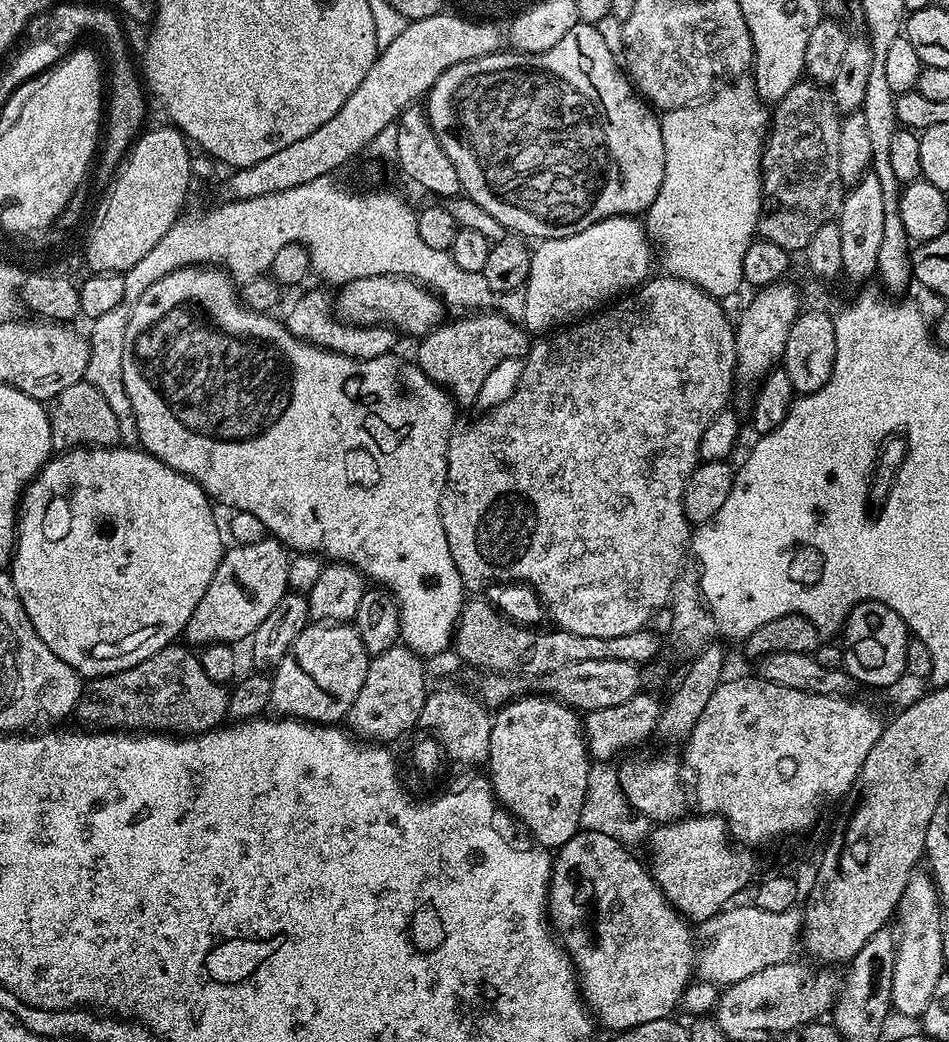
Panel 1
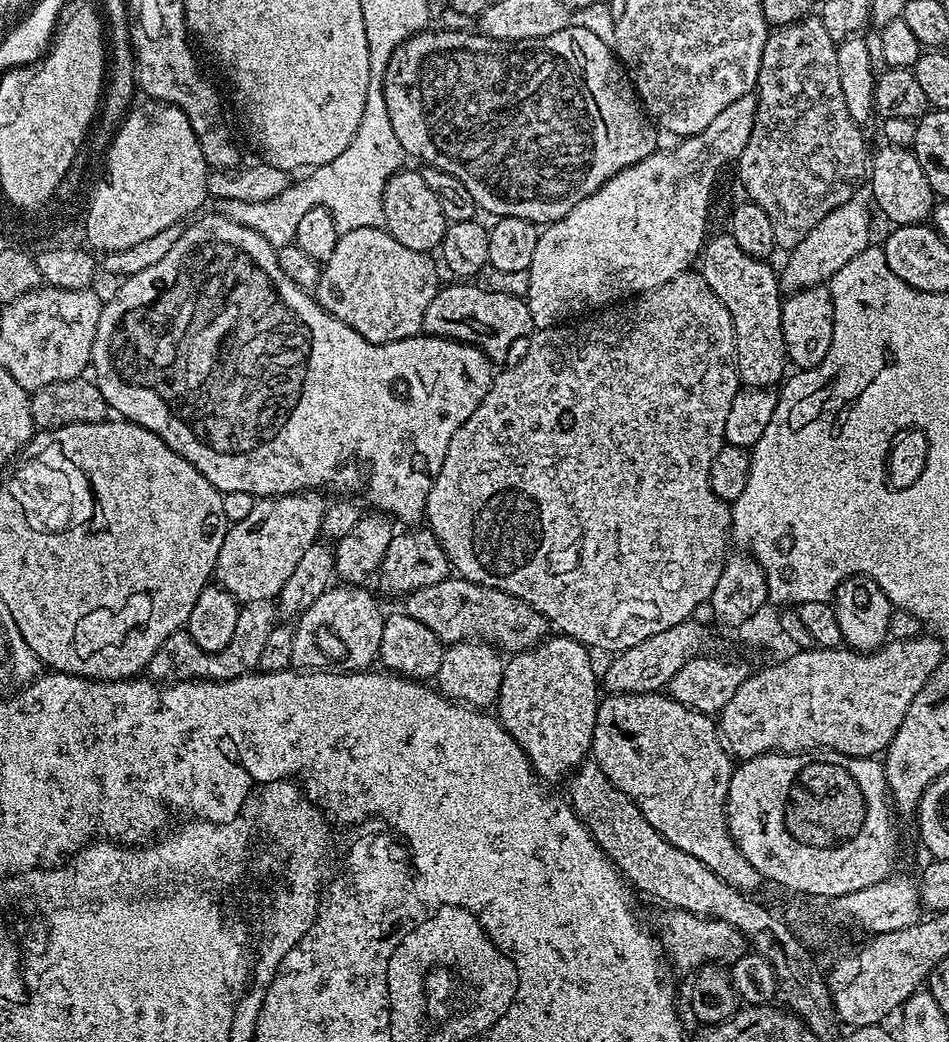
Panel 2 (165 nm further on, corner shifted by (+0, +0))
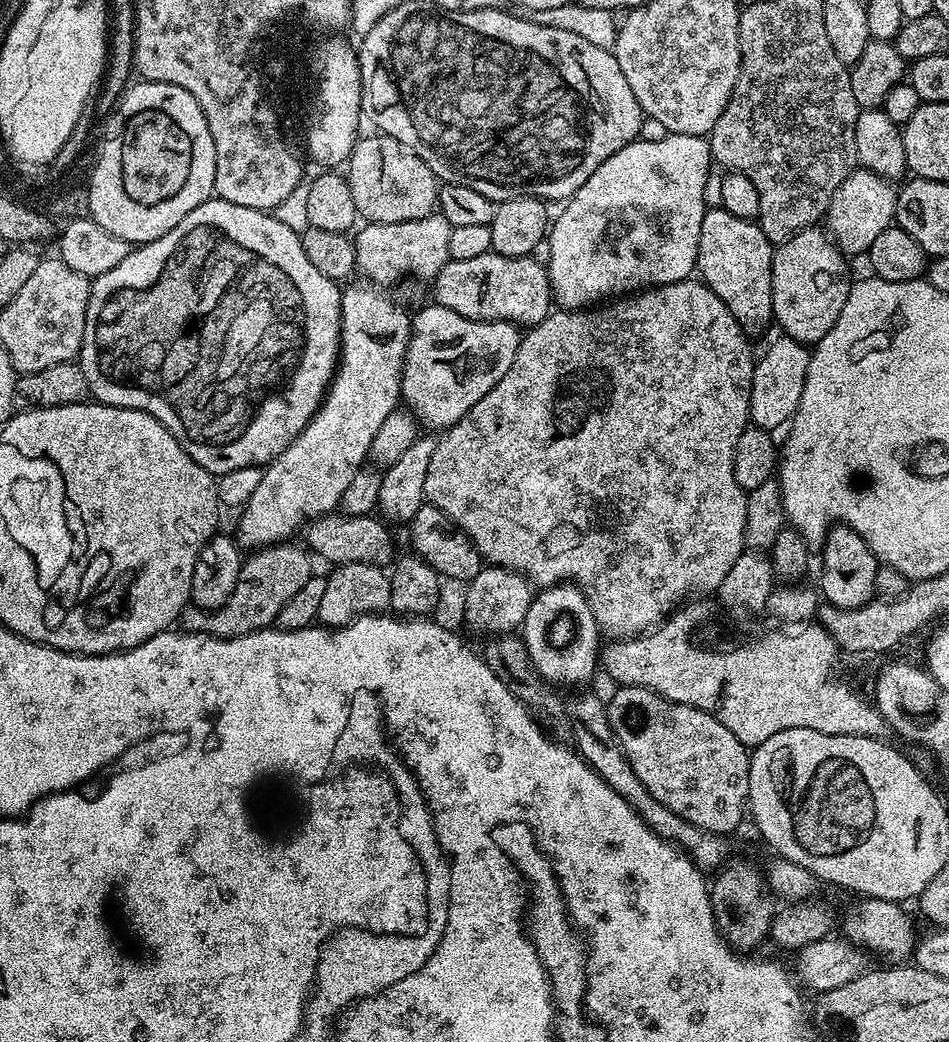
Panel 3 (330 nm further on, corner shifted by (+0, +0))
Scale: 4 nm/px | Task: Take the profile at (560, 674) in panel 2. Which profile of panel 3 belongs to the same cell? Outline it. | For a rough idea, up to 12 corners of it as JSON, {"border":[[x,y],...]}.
{"border":[[575,584],[533,595],[530,662],[553,686],[591,685],[602,633]]}

